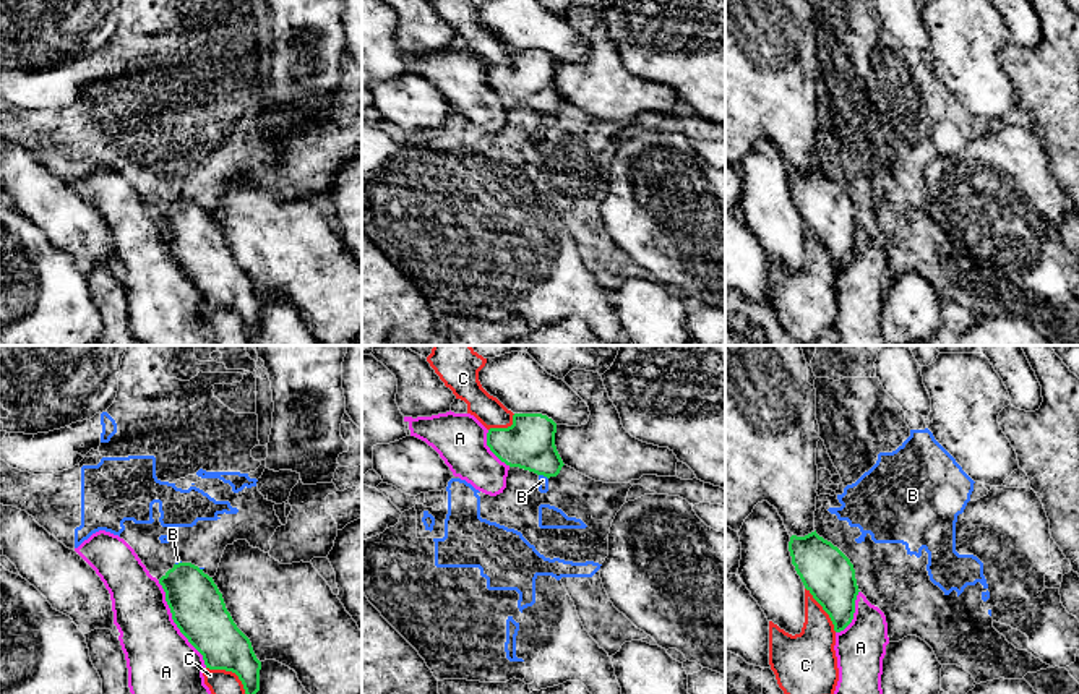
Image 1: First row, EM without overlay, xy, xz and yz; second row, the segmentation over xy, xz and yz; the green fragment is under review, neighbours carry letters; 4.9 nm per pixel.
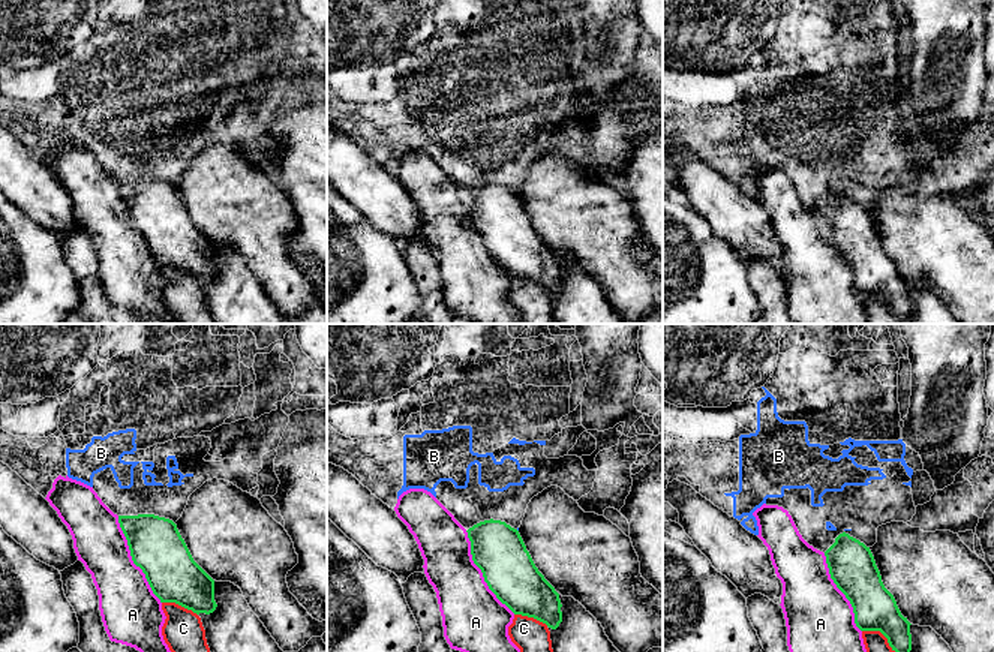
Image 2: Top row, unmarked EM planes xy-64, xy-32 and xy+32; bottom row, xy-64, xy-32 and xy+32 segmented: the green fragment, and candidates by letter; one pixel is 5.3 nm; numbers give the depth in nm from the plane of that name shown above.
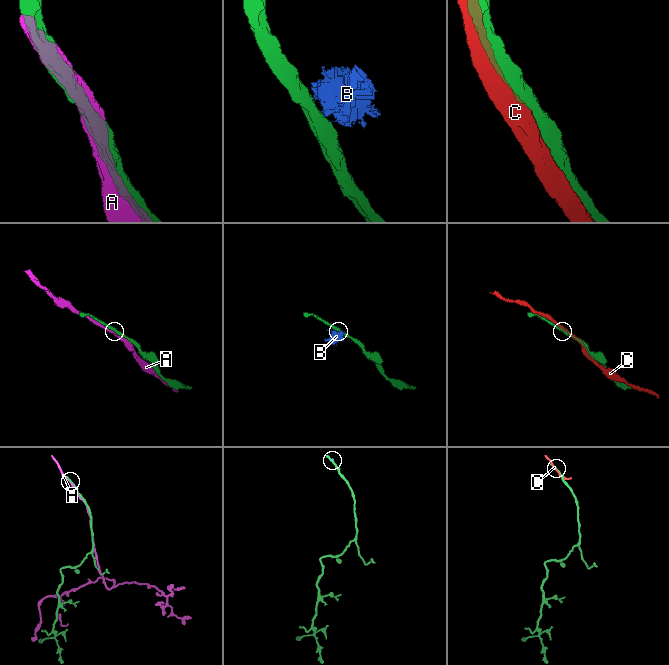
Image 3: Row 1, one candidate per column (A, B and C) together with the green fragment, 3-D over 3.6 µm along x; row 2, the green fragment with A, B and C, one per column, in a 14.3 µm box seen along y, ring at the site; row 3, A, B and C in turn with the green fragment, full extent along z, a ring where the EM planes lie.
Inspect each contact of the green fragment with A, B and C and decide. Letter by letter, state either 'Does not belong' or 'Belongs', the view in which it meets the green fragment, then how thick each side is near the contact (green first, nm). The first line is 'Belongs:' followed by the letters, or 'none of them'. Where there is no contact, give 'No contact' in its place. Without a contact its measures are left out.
Belongs: none of them
A: Does not belong. Touches green in xy. Thickness 260 nm (green) against 360 nm
B: Does not belong. Touches green in xz. Thickness 260 nm (green) against 50 nm
C: Does not belong. Touches green in xy. Thickness 240 nm (green) against 190 nm

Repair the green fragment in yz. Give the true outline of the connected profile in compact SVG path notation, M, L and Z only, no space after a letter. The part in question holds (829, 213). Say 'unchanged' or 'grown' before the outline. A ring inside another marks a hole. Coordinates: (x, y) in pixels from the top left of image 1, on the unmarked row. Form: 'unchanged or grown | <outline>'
unchanged | M815 169L789 178L792 201L805 225L829 251L834 268L844 268L853 256L858 222L850 196Z

